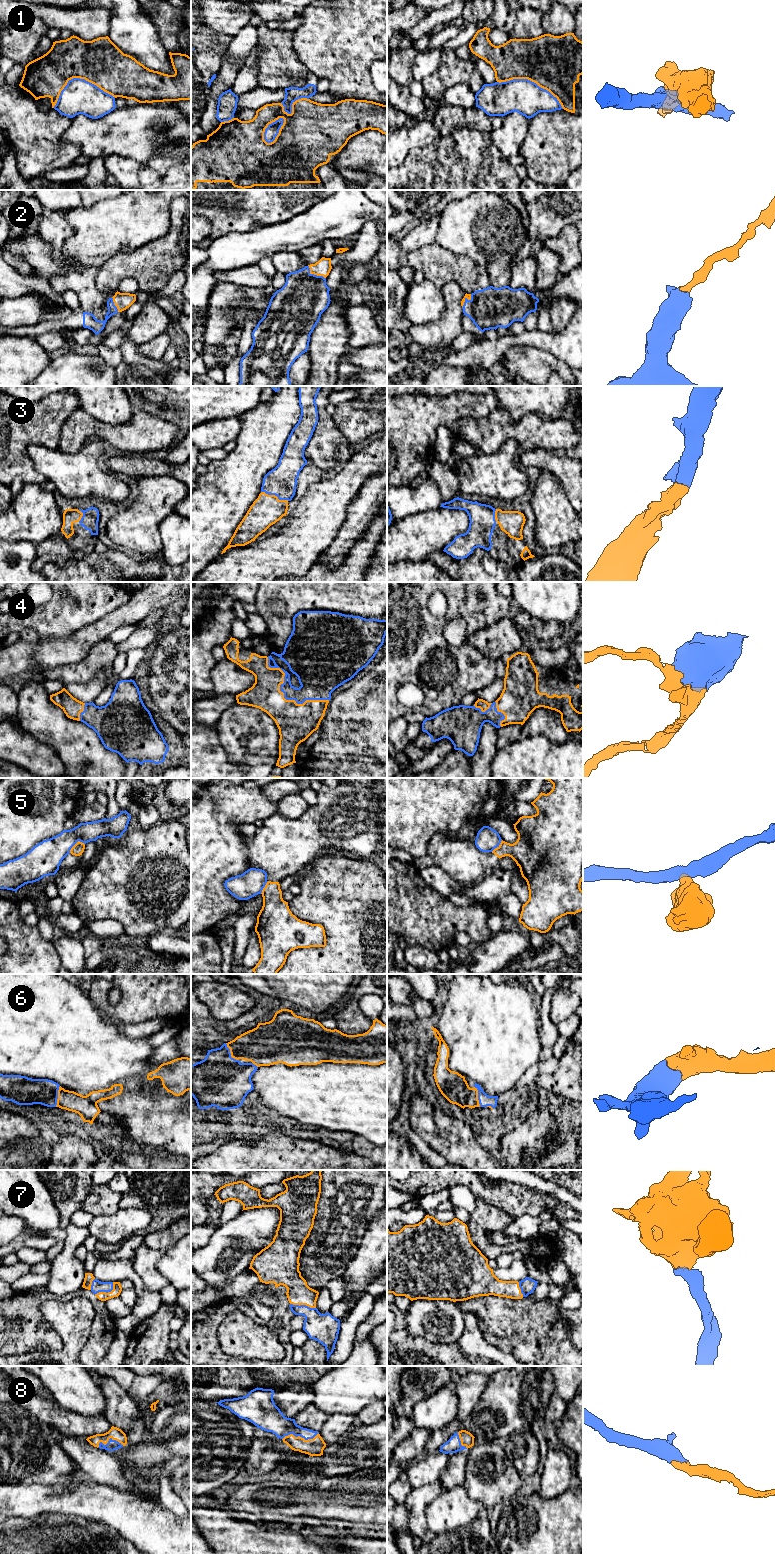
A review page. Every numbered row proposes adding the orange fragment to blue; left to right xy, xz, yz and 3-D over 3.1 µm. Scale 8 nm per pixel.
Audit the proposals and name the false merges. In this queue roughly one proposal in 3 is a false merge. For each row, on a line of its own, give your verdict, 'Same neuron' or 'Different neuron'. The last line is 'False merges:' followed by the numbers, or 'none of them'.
1: Different neuron
2: Same neuron
3: Same neuron
4: Same neuron
5: Different neuron
6: Same neuron
7: Same neuron
8: Same neuron
False merges: 1, 5

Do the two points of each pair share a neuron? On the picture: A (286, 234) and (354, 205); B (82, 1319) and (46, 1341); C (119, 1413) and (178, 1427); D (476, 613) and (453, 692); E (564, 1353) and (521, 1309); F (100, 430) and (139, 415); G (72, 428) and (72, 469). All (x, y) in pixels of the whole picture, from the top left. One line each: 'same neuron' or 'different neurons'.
A: same neuron
B: different neurons
C: different neurons
D: same neuron
E: same neuron
F: same neuron
G: different neurons

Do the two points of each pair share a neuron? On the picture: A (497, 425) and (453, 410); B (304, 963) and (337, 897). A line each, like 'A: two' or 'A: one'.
A: two
B: one

